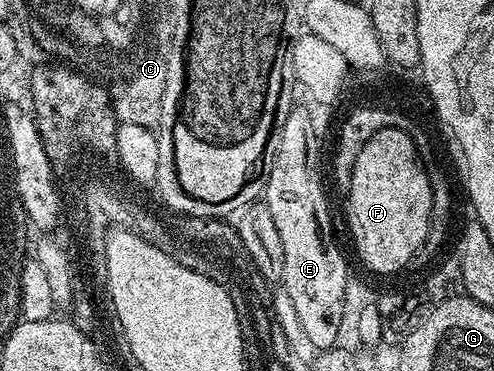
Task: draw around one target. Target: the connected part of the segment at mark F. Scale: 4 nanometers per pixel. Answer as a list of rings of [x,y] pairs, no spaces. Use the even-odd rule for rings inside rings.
[[[385,127],[376,132],[357,156],[351,172],[351,188],[344,203],[344,222],[346,226],[350,225],[358,258],[366,265],[367,271],[392,270],[395,266],[400,266],[414,247],[418,246],[422,234],[425,234],[429,190],[426,187],[426,178],[423,177],[424,171],[421,156],[405,129]]]

